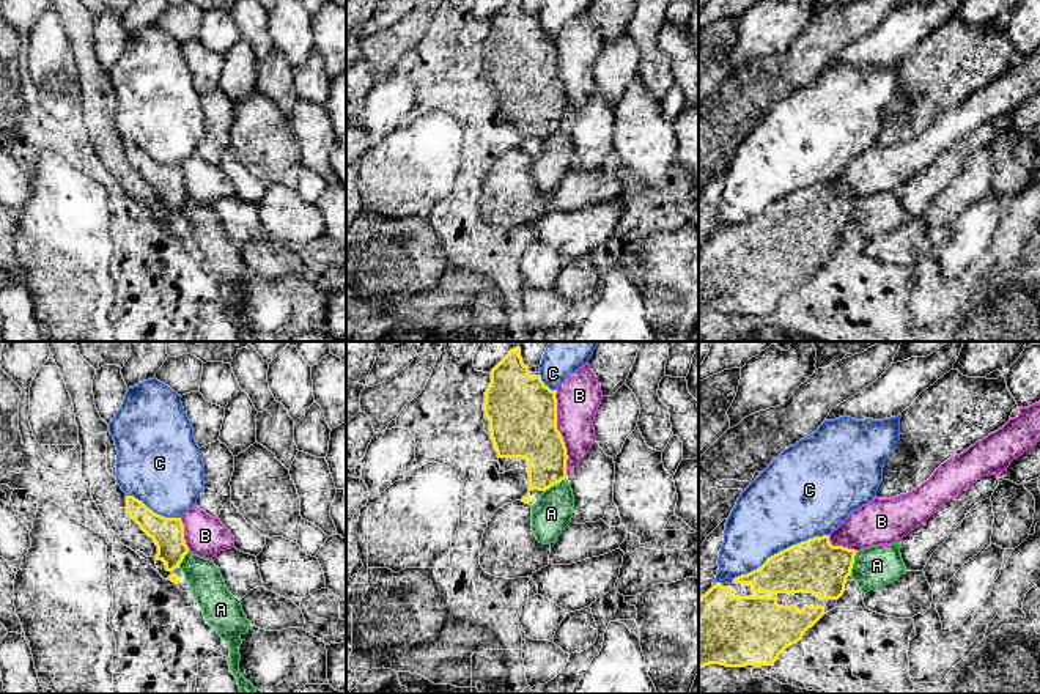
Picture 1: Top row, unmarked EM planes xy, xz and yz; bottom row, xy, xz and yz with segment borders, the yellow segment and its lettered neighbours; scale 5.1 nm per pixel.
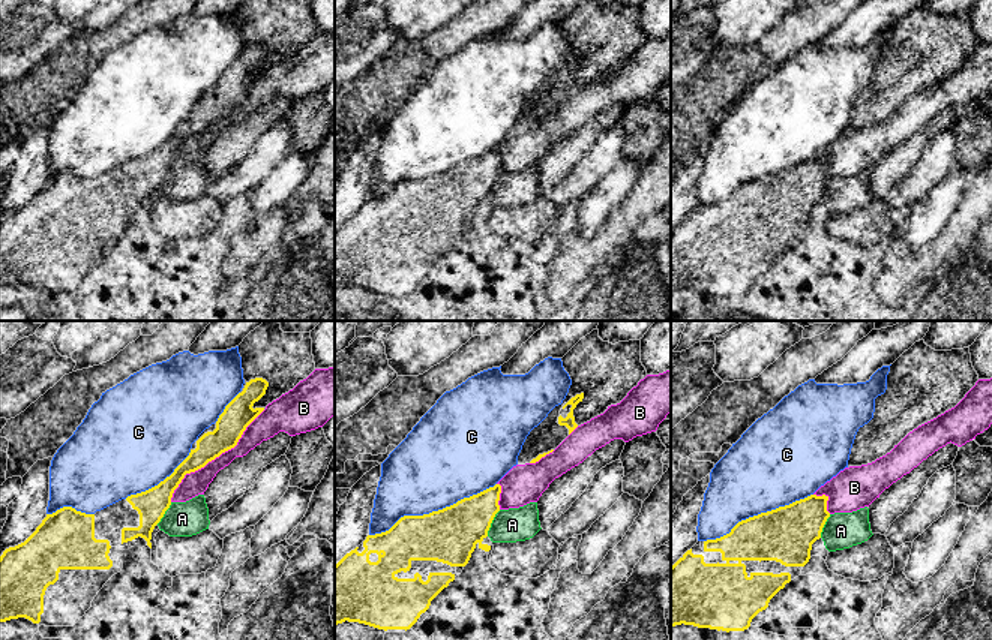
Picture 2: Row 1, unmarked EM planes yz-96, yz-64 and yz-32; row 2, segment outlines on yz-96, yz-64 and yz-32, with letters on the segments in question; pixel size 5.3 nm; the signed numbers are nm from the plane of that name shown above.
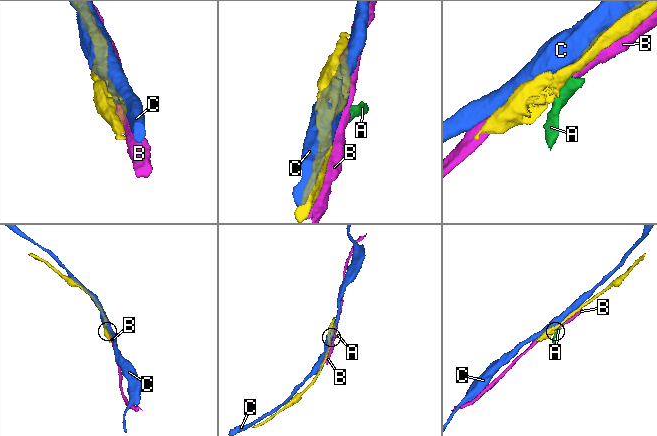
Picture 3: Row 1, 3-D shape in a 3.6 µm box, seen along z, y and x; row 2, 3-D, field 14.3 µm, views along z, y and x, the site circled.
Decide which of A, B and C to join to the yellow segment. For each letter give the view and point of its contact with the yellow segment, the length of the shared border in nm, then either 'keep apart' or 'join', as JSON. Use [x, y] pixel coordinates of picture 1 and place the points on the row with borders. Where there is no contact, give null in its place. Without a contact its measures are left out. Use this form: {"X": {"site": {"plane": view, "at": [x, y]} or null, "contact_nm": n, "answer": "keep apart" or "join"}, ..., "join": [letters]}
{"A": {"site": {"plane": "yz", "at": [853, 562]}, "contact_nm": 130, "answer": "keep apart"}, "B": {"site": {"plane": "xz", "at": [559, 433]}, "contact_nm": 440, "answer": "keep apart"}, "C": {"site": {"plane": "yz", "at": [781, 551]}, "contact_nm": 550, "answer": "keep apart"}, "join": []}

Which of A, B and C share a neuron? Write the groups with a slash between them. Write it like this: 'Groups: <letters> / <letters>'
Groups: A / B / C

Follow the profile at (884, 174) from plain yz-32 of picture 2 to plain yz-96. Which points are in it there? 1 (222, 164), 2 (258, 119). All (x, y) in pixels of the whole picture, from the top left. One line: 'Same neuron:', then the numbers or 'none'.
Same neuron: 1, 2

